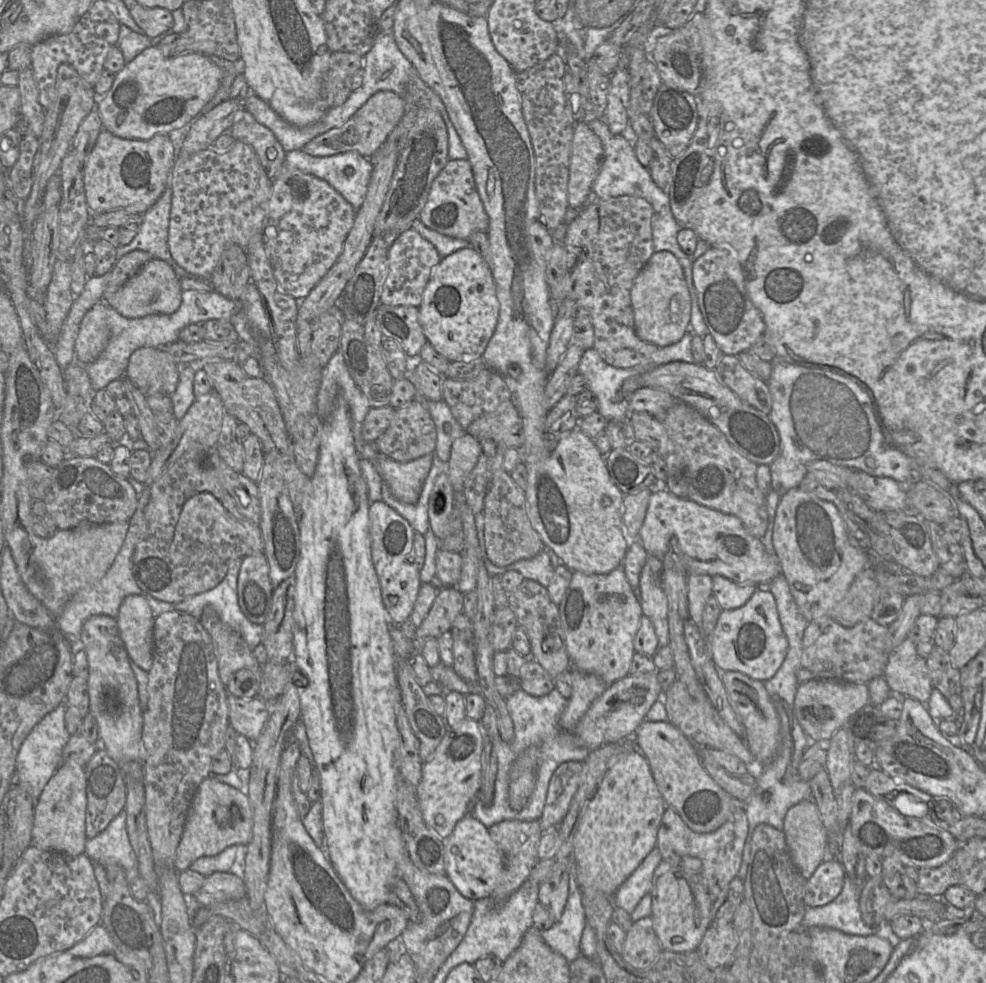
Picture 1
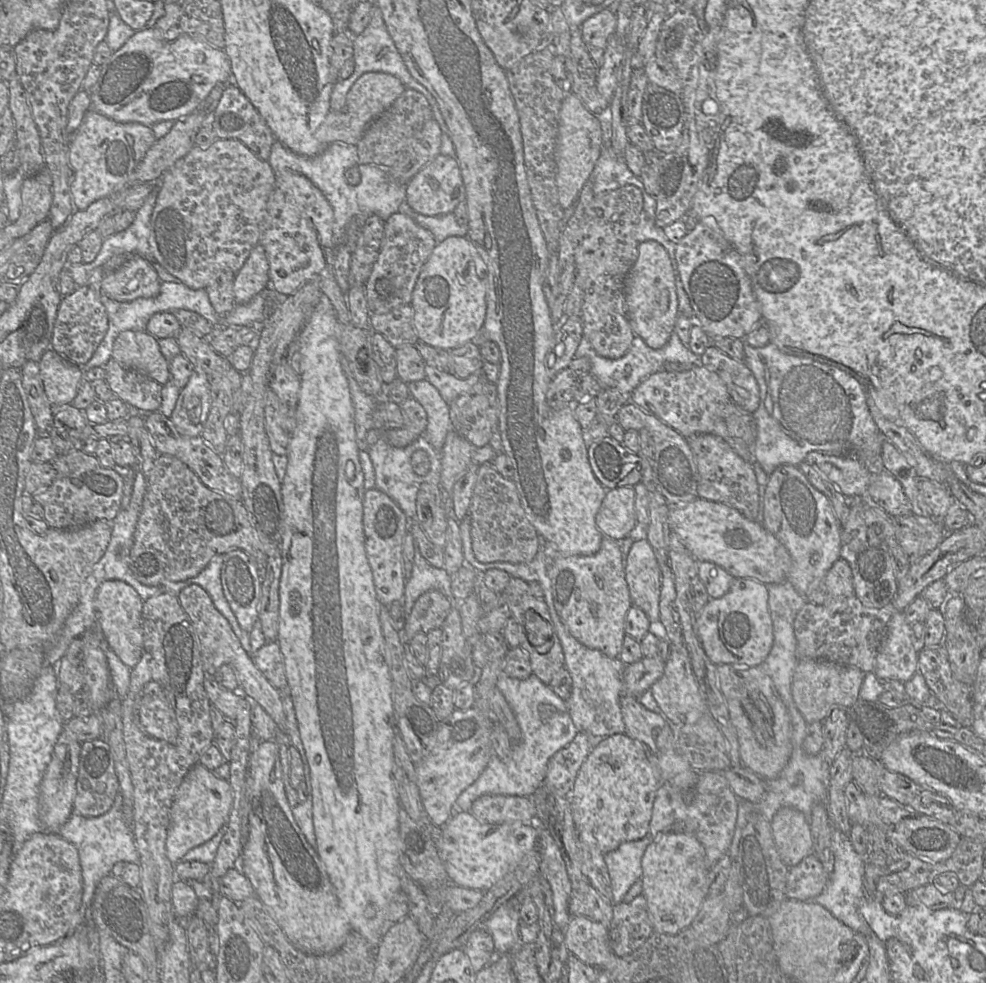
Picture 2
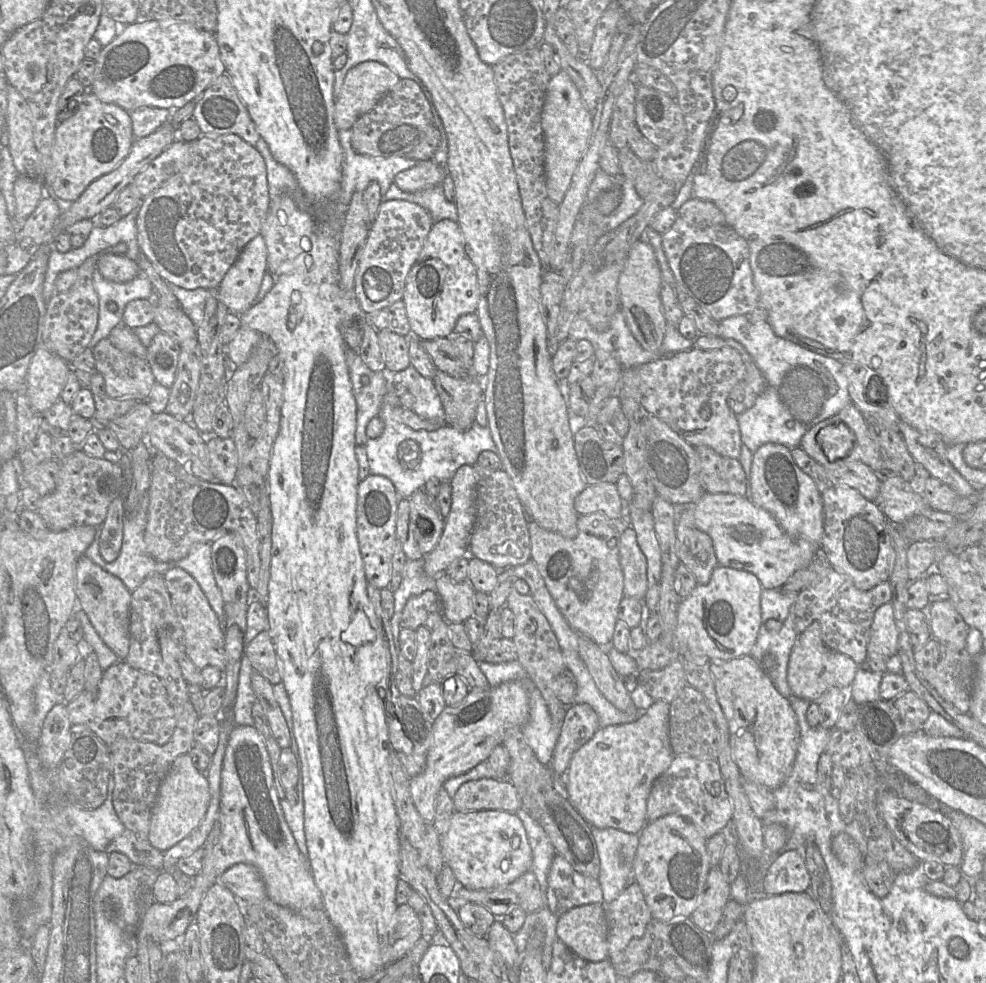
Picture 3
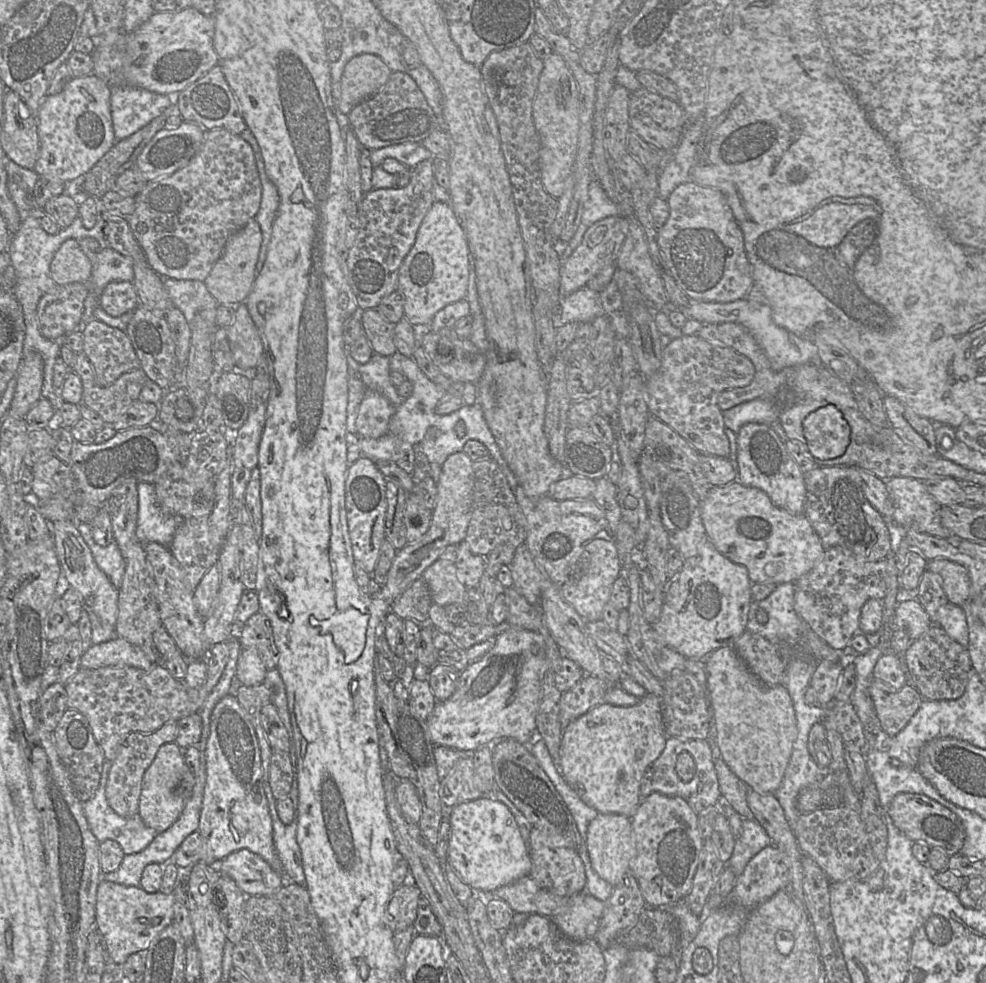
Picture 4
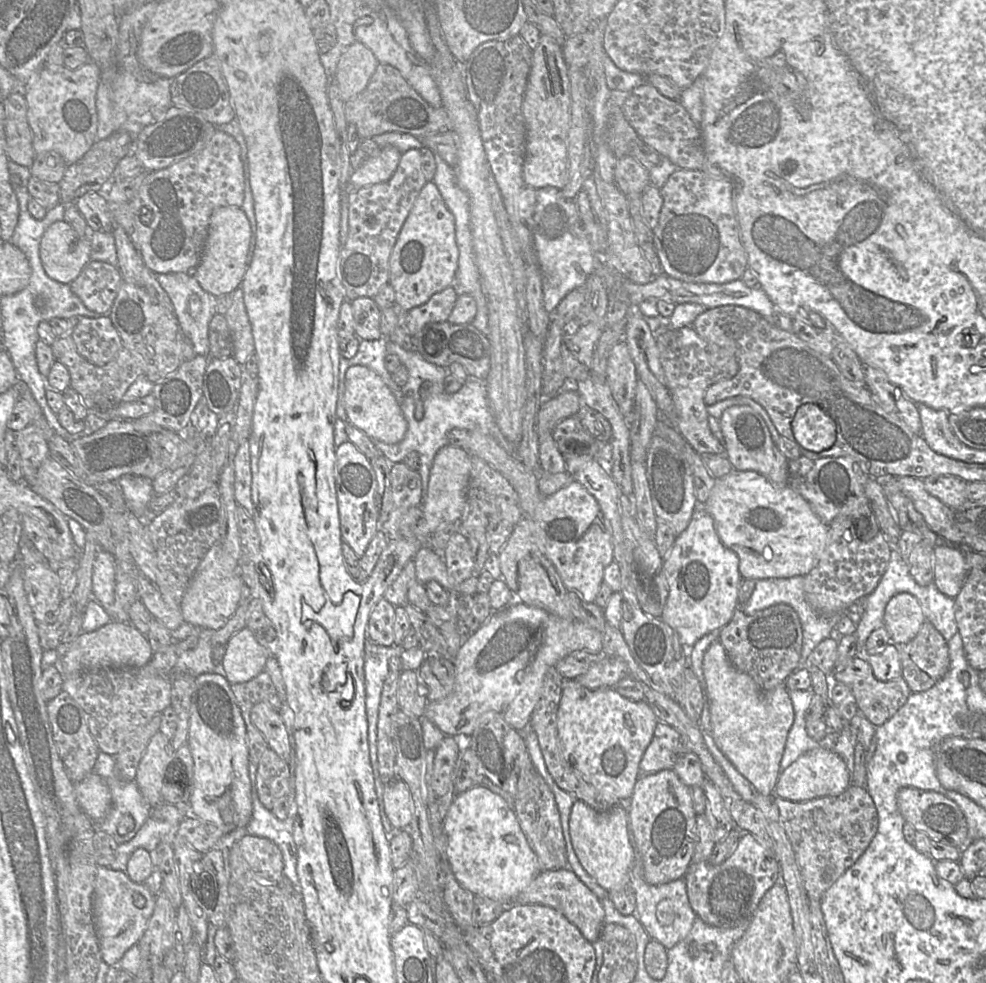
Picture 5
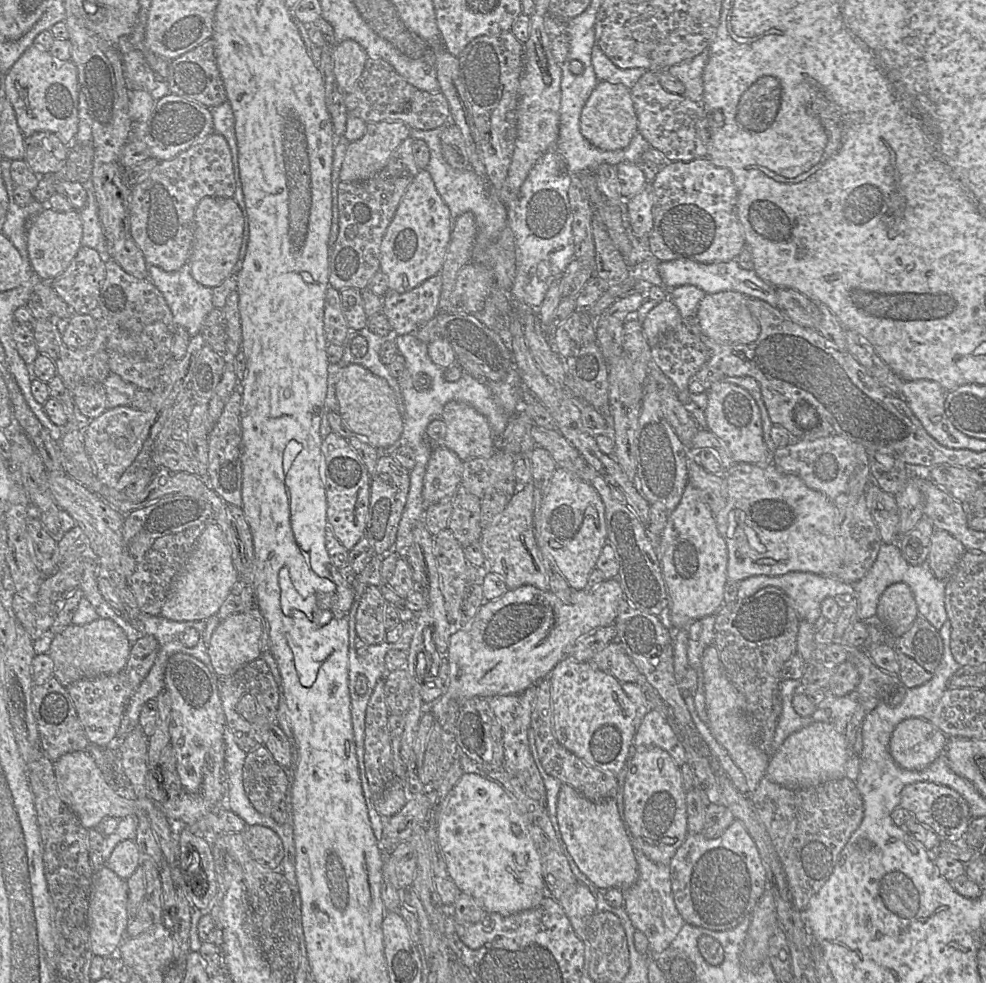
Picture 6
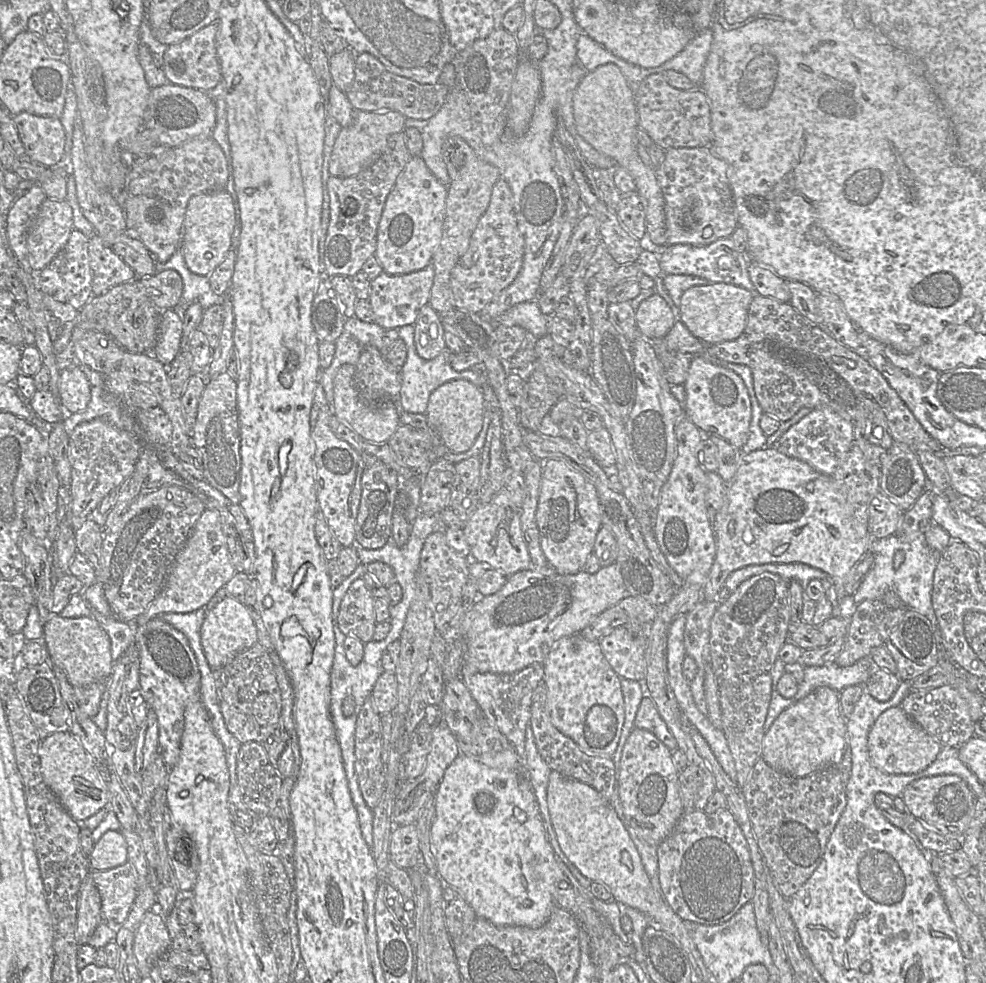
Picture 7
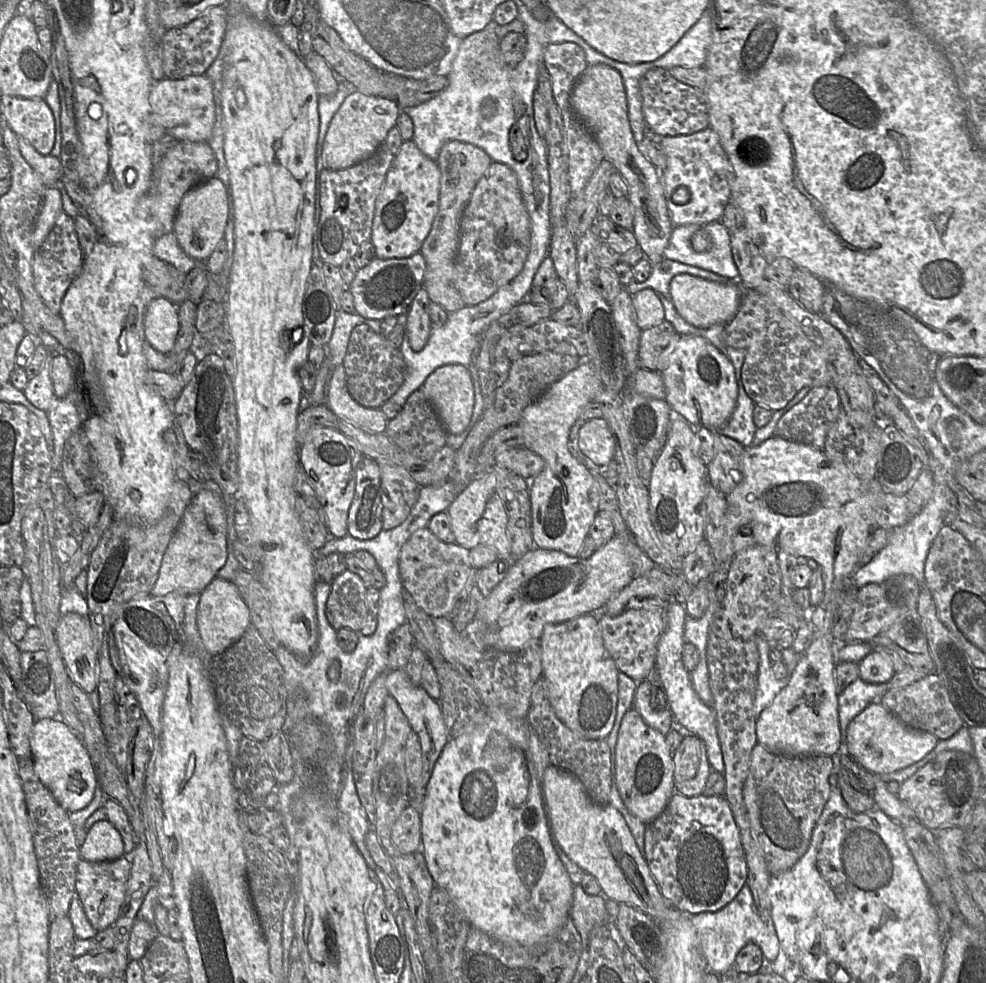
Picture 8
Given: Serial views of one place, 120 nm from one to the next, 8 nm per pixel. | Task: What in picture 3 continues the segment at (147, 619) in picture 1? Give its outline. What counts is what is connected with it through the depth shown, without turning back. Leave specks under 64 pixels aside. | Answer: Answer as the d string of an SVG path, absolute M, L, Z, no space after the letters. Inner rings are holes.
M85 554L78 559L76 564L75 591L100 638L119 659L125 660L130 643L129 614L131 592L118 577L103 570Z

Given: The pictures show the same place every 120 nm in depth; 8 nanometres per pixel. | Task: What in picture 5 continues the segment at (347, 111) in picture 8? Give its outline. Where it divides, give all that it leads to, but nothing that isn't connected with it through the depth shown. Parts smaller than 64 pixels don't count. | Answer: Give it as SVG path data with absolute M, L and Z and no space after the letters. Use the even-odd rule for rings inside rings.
M385 146L377 155L368 156L350 178L353 187L364 187L388 181L395 173L401 157L394 146Z

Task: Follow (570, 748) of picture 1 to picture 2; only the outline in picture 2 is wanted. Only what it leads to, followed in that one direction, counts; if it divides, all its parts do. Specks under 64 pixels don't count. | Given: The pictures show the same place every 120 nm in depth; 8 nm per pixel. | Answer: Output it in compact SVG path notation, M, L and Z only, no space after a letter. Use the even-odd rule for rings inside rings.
M503 673L497 679L497 687L516 717L522 732L522 740L511 748L508 761L500 760L491 751L480 776L456 800L455 806L465 812L470 812L473 802L482 795L531 795L544 782L550 758L566 747L578 732L569 715L566 702L536 675L519 680Z

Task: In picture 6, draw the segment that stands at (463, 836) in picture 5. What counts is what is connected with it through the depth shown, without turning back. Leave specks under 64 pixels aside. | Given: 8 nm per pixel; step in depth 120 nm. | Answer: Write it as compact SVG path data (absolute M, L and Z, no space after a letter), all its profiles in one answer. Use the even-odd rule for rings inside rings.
M464 773L461 778L459 779L459 781L456 783L456 785L453 787L453 789L449 792L449 794L447 795L446 799L445 799L445 808L442 810L440 817L439 817L439 822L437 825L437 843L443 853L443 857L446 863L446 867L447 867L447 872L449 874L449 876L451 877L451 879L453 880L453 882L455 883L455 885L459 888L459 890L462 893L465 893L467 895L472 896L488 913L492 913L492 912L496 912L502 915L510 915L510 914L514 914L517 912L521 912L524 910L528 910L531 909L535 906L537 906L540 901L542 900L542 898L546 895L545 893L545 884L544 884L544 879L543 879L543 875L542 875L542 863L541 863L541 859L540 859L540 855L537 851L537 848L534 844L534 841L527 829L527 825L526 825L526 818L523 815L523 813L520 811L518 805L516 804L516 802L514 801L514 799L510 796L510 794L496 781L483 777L481 775L478 775L476 773Z

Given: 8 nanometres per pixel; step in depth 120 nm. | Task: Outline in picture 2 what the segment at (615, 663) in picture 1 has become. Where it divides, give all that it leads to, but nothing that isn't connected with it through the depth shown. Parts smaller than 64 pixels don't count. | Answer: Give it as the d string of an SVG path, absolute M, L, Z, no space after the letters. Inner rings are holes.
M604 535L599 551L590 556L565 555L541 539L556 611L570 634L588 648L620 658L625 617L633 605L625 578L624 557L618 541Z

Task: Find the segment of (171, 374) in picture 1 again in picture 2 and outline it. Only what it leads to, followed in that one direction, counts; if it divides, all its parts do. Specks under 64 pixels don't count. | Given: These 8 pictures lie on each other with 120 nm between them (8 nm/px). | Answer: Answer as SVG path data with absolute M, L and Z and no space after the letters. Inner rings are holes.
M122 331L114 341L112 351L112 358L123 367L140 372L162 386L170 381L169 361L161 353L158 341L152 334L146 331Z

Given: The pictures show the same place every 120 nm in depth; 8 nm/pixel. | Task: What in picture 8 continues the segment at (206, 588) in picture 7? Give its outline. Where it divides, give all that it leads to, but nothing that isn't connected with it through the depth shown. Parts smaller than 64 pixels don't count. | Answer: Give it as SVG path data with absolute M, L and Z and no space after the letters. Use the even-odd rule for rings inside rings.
M209 490L194 493L164 553L158 578L151 590L152 596L165 596L171 592L186 596L200 594L218 577L217 573L228 557L227 514L223 500L224 497Z

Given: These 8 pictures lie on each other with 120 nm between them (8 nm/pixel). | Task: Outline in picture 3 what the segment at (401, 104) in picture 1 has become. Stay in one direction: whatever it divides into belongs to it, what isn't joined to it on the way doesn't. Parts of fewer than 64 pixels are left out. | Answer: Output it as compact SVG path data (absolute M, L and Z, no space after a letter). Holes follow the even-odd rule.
M365 61L351 68L335 101L333 117L338 131L351 130L357 119L371 111L399 80L396 73L377 61Z

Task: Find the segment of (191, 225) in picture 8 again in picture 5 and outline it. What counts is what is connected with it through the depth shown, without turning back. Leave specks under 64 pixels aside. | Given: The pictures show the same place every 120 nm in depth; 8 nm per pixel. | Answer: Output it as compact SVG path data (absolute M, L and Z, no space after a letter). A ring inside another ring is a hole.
M222 206L212 212L200 262L192 271L194 278L203 290L219 297L224 294L232 294L240 287L248 267L246 258L250 238L250 222L242 208Z

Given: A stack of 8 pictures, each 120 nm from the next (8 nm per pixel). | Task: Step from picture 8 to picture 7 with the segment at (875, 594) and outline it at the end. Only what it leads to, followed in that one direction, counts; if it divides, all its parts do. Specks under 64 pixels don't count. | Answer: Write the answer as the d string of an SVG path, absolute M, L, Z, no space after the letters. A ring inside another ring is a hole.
M865 600L852 609L850 626L845 644L836 660L840 667L848 667L864 657L870 657L873 648L884 646L891 632L903 617L906 606L892 609L881 600Z

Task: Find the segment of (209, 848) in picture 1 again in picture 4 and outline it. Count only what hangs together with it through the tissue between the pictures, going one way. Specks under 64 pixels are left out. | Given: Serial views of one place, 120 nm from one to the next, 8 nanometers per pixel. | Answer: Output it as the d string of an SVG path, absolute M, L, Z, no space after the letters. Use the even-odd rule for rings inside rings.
M175 742L162 745L142 780L139 815L145 825L157 833L172 826L191 797L194 783L194 773L186 765L181 747Z

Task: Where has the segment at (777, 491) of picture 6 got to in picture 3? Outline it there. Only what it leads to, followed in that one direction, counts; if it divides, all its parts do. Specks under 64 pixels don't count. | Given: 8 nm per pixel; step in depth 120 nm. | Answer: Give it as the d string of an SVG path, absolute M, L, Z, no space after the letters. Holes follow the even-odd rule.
M705 492L691 506L695 526L710 536L718 563L754 574L765 589L780 589L794 573L807 568L818 554L816 545L789 536L770 513L757 507L749 497Z

